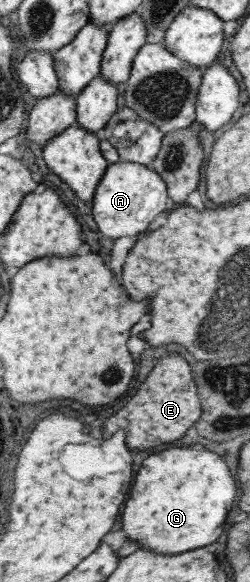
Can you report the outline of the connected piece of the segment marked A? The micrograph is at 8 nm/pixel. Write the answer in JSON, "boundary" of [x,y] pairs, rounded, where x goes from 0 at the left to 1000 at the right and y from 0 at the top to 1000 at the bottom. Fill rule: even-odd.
{"boundary":[[[508,275],[432,282],[364,344],[364,369],[388,393],[444,412],[472,407],[556,407],[596,397],[588,390],[620,376],[620,369],[700,354],[664,333],[660,313],[628,297],[584,284]]]}

